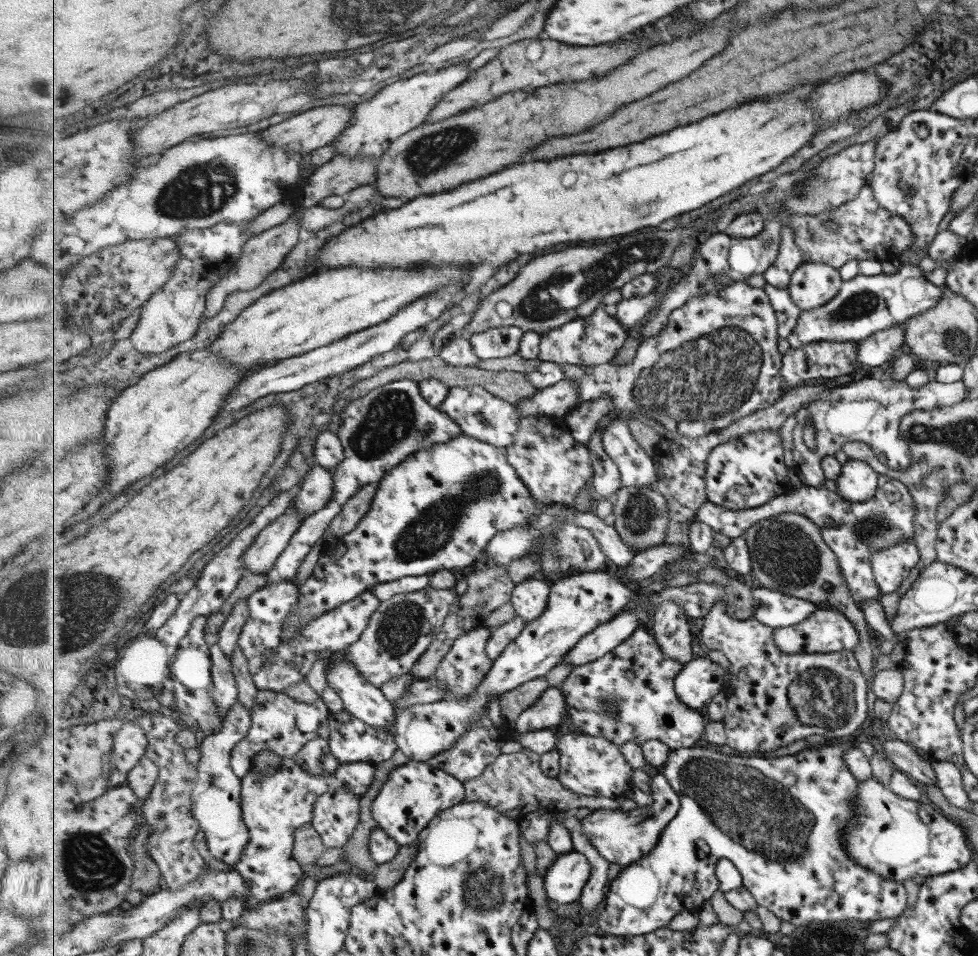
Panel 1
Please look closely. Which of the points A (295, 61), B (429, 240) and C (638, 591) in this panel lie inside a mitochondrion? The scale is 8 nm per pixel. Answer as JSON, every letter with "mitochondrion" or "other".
{"A":"other","B":"other","C":"other"}

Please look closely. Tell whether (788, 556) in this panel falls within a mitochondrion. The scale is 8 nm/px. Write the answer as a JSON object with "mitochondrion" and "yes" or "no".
{"mitochondrion":"yes"}

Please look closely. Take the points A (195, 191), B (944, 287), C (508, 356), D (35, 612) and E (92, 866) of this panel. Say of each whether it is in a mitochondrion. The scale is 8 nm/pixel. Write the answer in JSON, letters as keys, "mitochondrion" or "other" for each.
{"A":"mitochondrion","B":"other","C":"other","D":"mitochondrion","E":"mitochondrion"}

